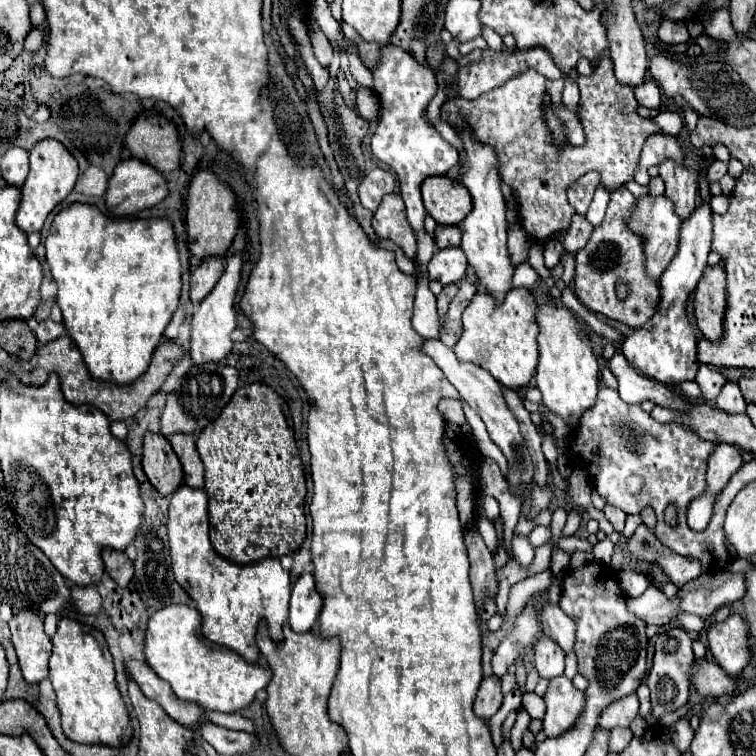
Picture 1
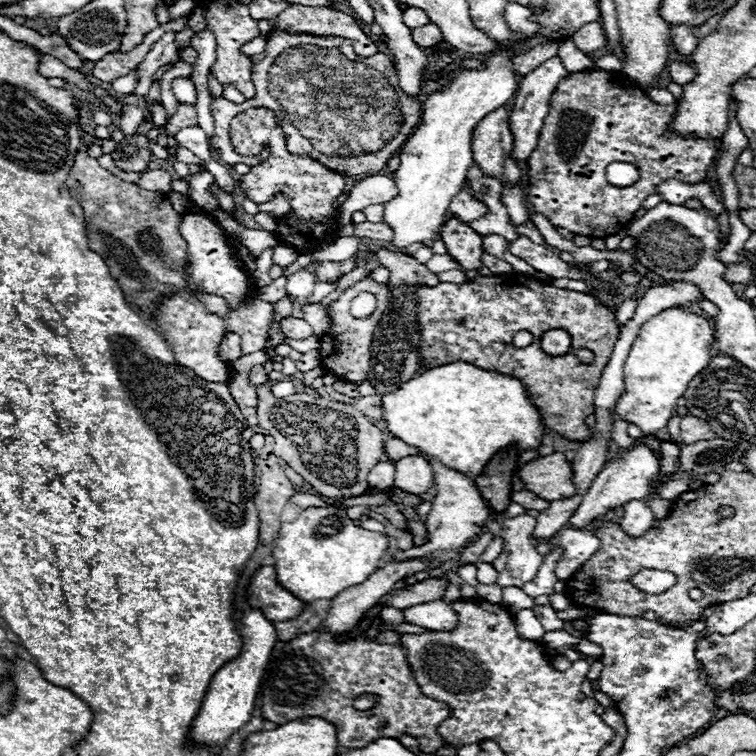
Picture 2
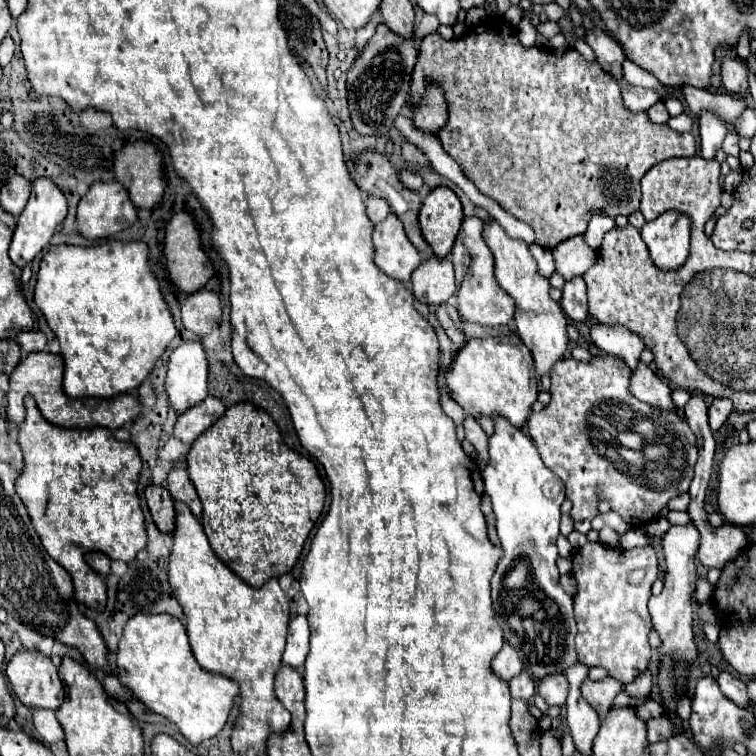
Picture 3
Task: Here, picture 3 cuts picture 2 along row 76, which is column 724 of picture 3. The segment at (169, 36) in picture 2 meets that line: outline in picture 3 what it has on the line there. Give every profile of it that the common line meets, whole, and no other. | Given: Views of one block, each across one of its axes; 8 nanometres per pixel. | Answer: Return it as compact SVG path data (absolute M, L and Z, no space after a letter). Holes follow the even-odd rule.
M728 134L722 142L722 150L726 154L732 154L732 156L738 156L740 150L738 150L738 134Z

